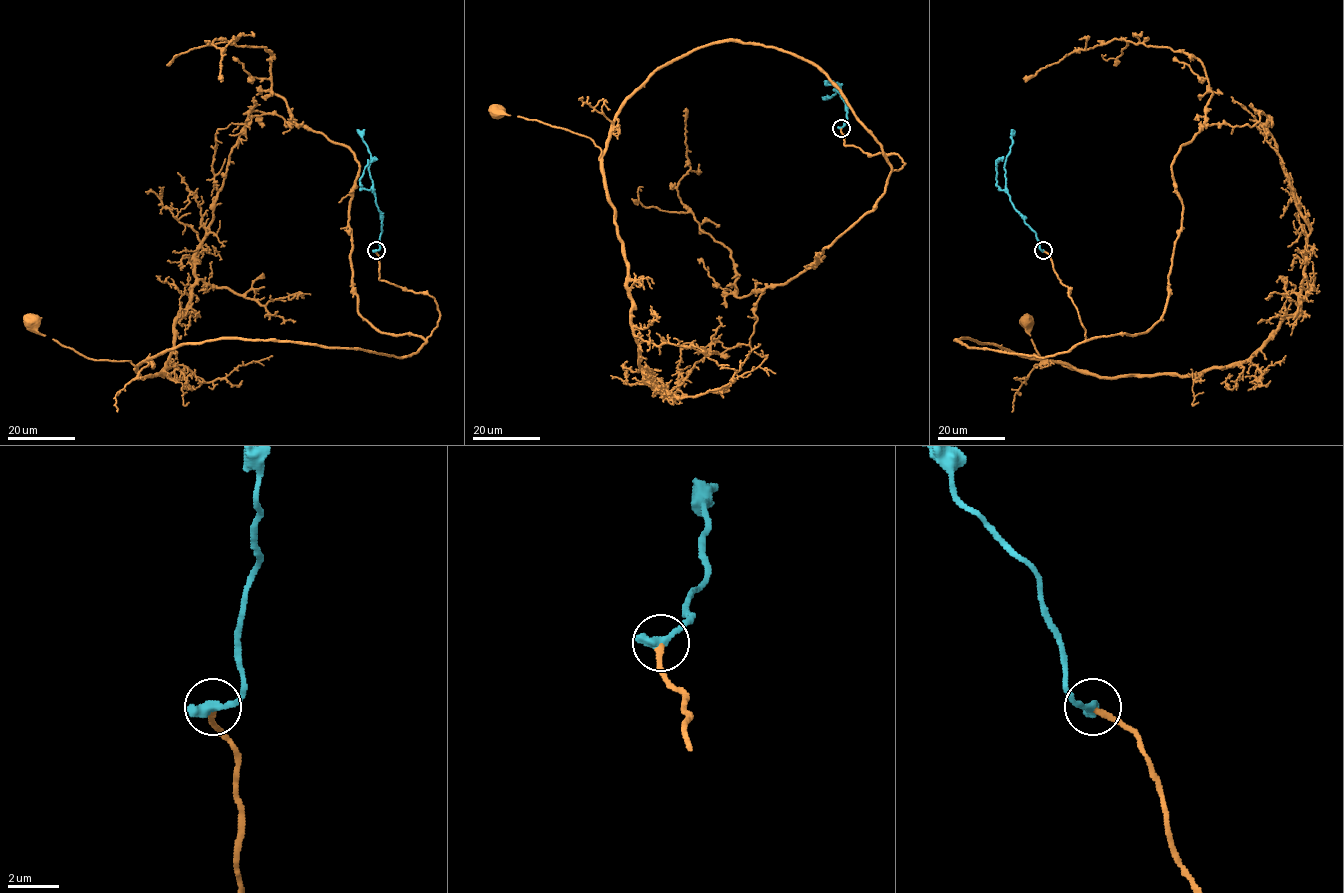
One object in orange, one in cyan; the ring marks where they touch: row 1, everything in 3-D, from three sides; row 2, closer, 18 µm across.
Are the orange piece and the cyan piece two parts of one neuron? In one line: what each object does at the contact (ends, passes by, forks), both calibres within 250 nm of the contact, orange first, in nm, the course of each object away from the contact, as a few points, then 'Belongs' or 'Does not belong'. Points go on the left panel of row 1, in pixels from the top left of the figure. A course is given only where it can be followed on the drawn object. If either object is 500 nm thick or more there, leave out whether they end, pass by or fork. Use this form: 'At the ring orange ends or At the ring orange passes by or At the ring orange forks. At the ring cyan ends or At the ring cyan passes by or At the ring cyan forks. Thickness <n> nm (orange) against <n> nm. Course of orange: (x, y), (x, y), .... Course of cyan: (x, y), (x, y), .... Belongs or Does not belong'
At the ring orange ends. At the ring cyan ends. Thickness 240 nm (orange) against 460 nm. Course of orange: (376, 251), (379, 280), (426, 292), (439, 312), (411, 355), (217, 339), (135, 366), (84, 357), (31, 321). Course of cyan: (376, 250), (379, 248), (382, 213), (375, 202), (368, 169), (371, 156), (356, 130). Belongs

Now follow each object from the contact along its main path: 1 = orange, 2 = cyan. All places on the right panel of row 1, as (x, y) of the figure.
1: (1043, 251), (1070, 289), (1086, 339), (1041, 357), (956, 339), (1069, 366), (1040, 357), (1028, 321)
2: (1043, 250), (1036, 233), (1011, 202), (1006, 187), (1004, 164), (1012, 143), (1012, 130)

